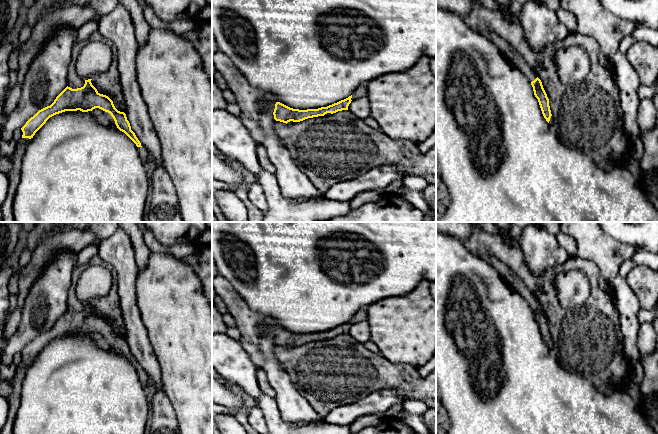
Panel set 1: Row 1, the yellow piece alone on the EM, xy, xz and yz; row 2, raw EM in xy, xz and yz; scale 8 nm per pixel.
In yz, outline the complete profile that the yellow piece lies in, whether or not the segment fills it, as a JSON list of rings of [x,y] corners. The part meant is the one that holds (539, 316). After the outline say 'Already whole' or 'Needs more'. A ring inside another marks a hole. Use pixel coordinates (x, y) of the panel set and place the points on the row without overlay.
[[[481,251],[480,257],[492,265],[493,268],[499,273],[500,277],[510,286],[510,288],[517,291],[527,301],[533,311],[534,319],[538,323],[542,338],[552,353],[553,341],[549,330],[549,323],[543,312],[541,304],[537,301],[531,289],[517,276],[513,270],[511,270],[498,258],[488,254],[485,251]]]. Needs more

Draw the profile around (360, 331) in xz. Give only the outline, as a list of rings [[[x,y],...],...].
[[[367,320],[355,322],[348,330],[348,334],[361,344],[371,340],[370,327]]]

